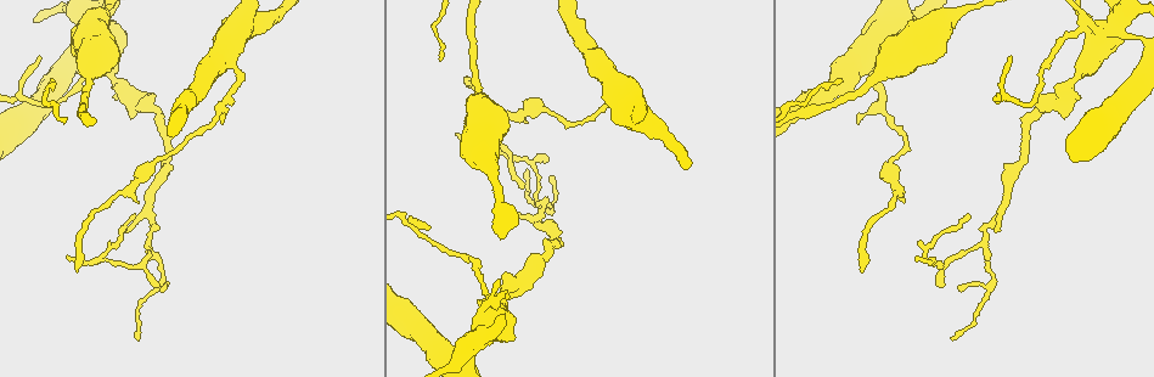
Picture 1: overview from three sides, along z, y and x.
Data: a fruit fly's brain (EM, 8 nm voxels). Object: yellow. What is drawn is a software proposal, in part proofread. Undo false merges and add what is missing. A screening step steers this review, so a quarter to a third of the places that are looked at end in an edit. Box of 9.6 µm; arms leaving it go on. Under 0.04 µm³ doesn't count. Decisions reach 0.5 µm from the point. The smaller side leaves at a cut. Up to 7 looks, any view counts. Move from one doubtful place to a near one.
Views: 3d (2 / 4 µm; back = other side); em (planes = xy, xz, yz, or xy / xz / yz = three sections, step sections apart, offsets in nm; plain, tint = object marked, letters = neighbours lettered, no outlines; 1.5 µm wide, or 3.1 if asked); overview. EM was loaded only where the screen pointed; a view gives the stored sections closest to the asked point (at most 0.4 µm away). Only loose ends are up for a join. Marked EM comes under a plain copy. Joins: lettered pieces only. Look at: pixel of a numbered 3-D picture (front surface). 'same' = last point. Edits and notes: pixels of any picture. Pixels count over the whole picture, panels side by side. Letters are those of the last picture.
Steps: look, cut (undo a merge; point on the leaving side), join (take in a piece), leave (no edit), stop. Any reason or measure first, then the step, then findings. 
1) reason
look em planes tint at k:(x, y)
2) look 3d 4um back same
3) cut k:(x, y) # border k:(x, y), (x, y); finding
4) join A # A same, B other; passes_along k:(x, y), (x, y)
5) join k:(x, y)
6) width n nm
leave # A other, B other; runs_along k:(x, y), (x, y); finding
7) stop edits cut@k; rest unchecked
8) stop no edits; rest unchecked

calibre changes
look 3d 4um at 1:(1082, 16)

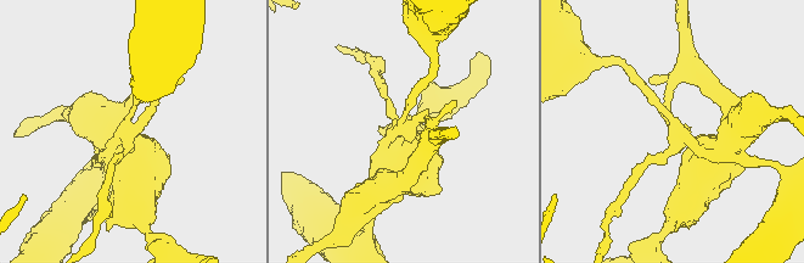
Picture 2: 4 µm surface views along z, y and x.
look em xy step 4 tint at 2:(403, 127)

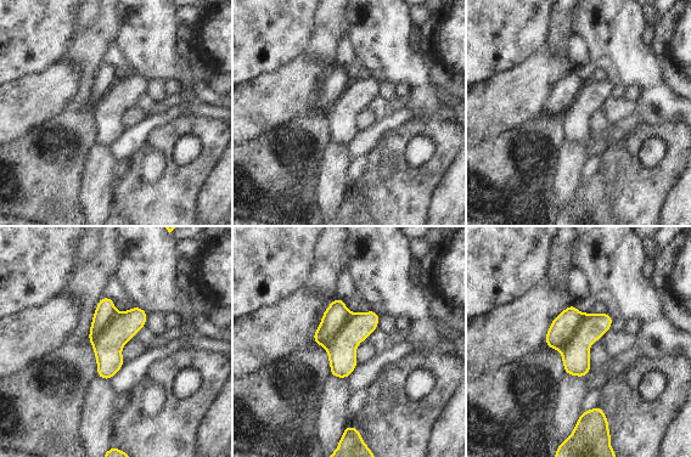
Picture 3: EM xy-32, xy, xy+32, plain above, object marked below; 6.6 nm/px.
another direction
look em planes letters same

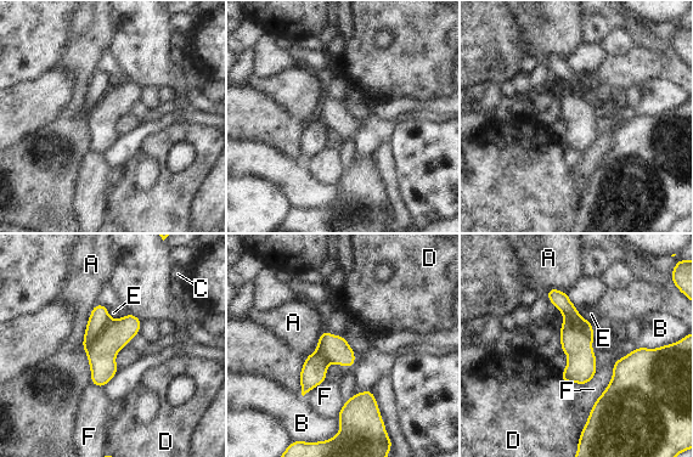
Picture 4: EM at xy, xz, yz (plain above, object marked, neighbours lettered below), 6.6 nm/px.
longest_contact F 360 nm
cut 4:(101, 353) # A other, B other, C other, D other, E other, F other; border 4:(111, 320), (84, 349); two neurons meet here

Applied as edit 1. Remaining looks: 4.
long arm stops here
look 3d 4um at 1:(863, 271)

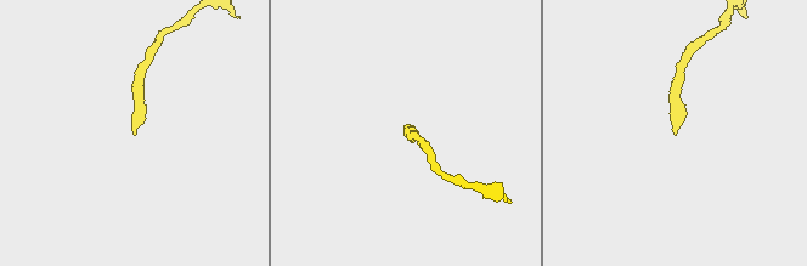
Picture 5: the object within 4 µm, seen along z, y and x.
look em planes tint at 5:(132, 132)

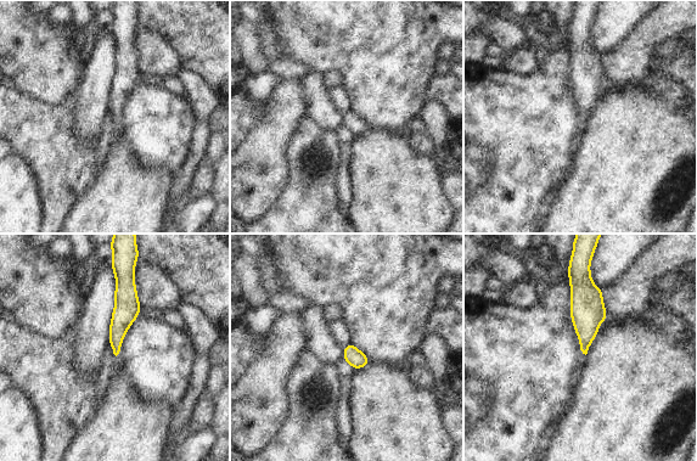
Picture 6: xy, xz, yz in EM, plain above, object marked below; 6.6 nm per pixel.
look em planes letters same

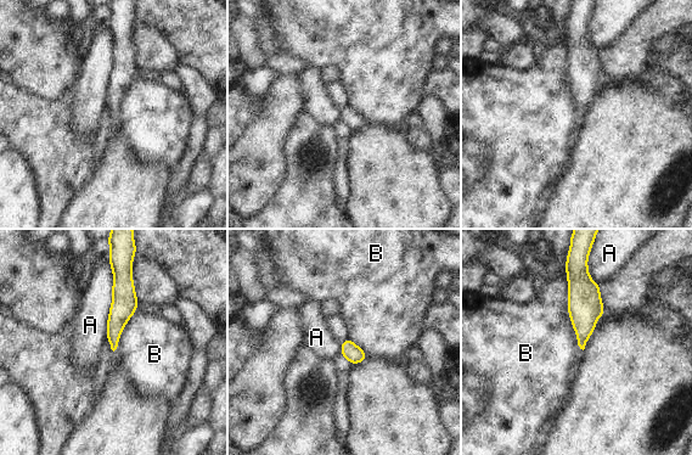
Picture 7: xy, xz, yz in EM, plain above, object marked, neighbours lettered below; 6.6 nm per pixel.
longest_contact A 500 nm
leave # A other, B other; border 7:(566, 279), (567, 313), (583, 350); none of them fits

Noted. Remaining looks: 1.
stop edits cut@4; rest unchecked

